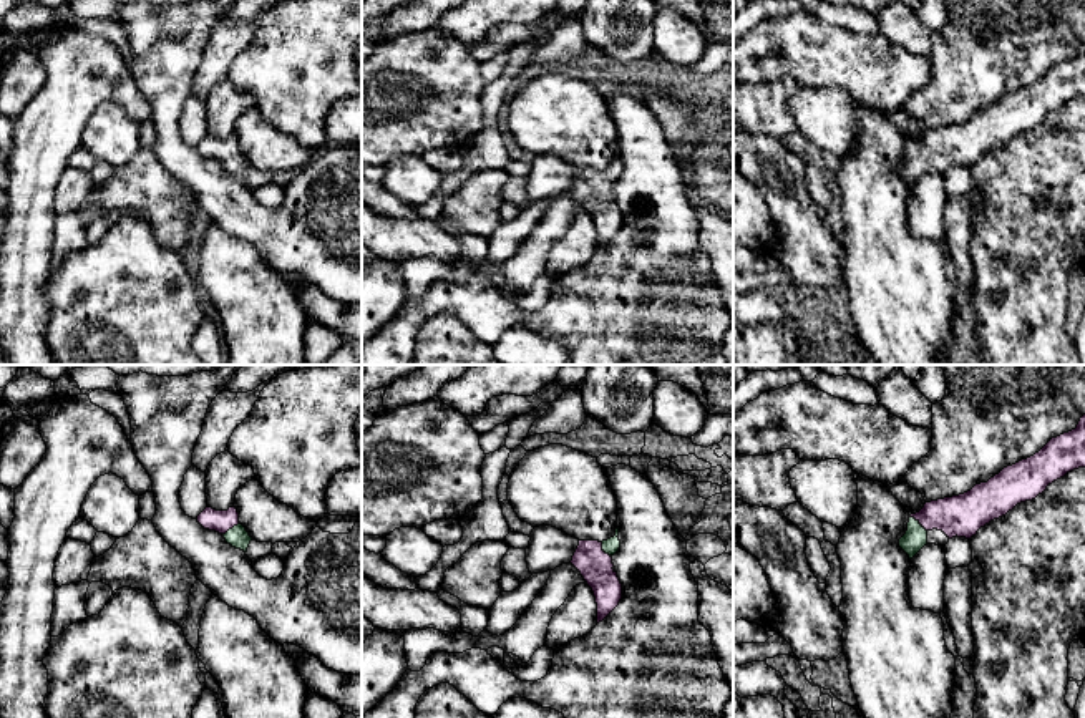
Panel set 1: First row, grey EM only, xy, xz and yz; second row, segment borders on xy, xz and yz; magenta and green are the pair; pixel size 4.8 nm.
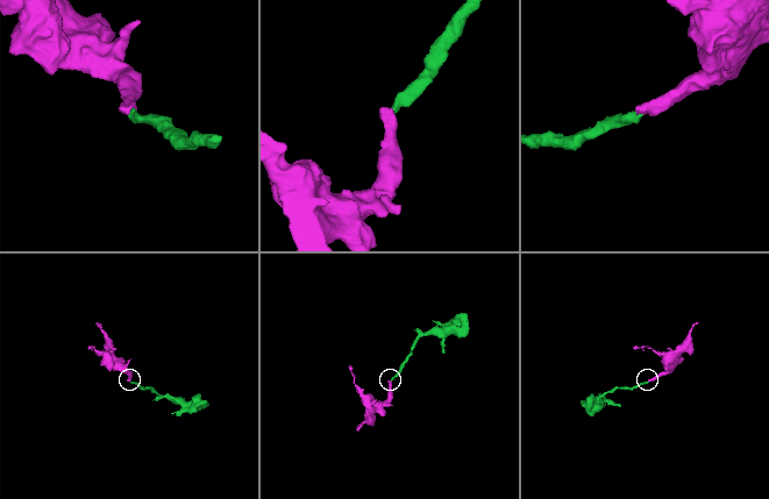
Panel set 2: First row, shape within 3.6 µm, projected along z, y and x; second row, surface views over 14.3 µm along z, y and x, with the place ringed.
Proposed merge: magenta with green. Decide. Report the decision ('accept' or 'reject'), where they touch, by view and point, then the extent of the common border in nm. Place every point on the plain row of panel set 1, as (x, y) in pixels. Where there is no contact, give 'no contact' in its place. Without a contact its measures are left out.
accept; contact yz (919, 151); length 120 nm

